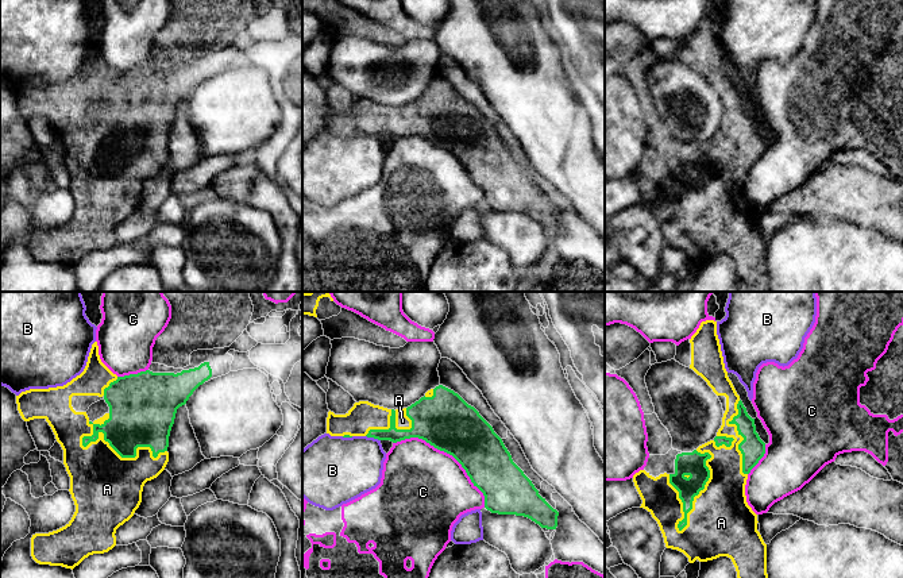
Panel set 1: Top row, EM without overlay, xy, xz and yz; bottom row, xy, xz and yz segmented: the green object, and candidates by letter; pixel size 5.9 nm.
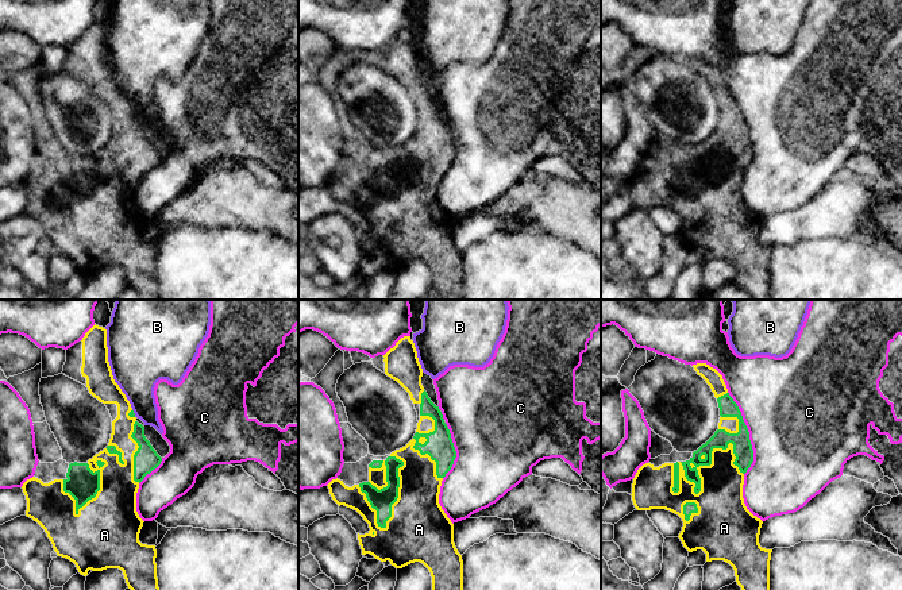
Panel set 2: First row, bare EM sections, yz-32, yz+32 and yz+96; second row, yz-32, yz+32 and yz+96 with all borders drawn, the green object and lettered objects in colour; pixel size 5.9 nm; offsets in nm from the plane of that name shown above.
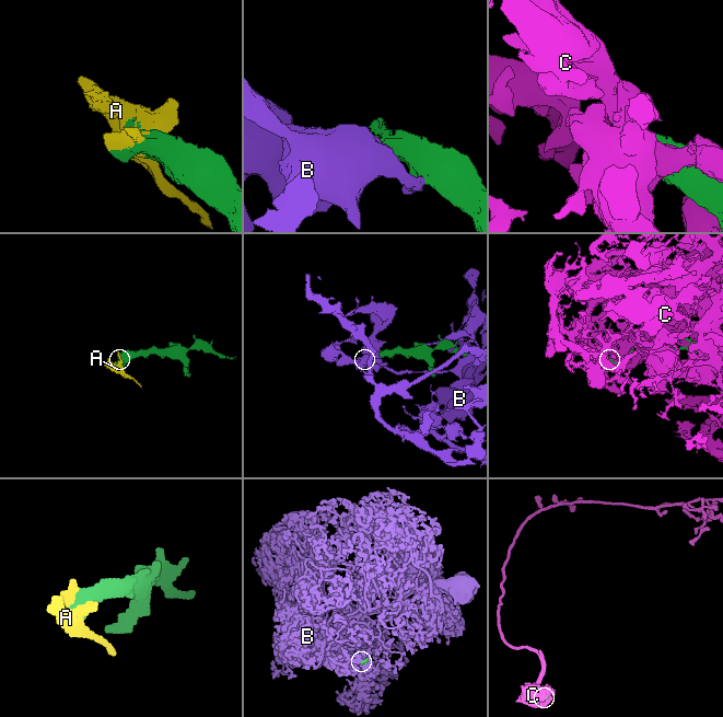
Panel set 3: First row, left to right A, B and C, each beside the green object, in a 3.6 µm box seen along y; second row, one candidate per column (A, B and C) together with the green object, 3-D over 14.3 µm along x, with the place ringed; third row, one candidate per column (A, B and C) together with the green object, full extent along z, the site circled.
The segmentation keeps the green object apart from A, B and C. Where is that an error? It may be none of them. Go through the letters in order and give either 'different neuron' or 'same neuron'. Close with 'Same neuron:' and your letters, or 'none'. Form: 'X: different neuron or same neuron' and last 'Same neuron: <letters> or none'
A: same neuron
B: different neuron
C: different neuron
Same neuron: A

